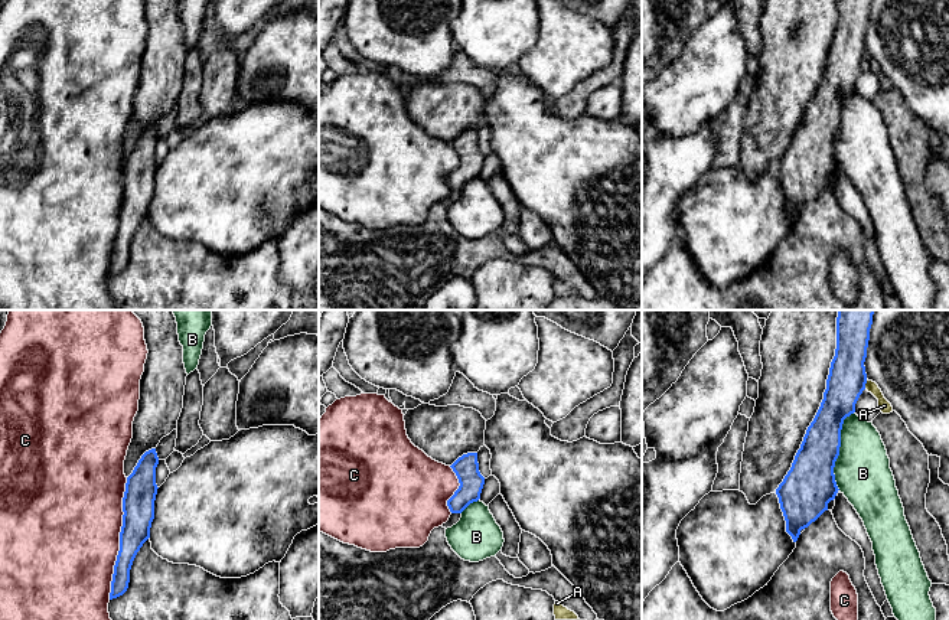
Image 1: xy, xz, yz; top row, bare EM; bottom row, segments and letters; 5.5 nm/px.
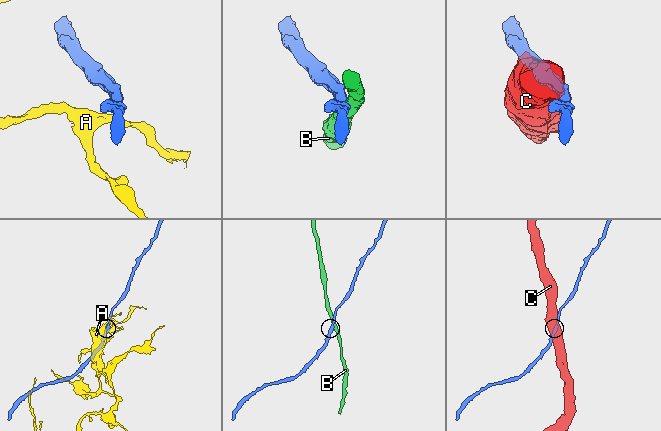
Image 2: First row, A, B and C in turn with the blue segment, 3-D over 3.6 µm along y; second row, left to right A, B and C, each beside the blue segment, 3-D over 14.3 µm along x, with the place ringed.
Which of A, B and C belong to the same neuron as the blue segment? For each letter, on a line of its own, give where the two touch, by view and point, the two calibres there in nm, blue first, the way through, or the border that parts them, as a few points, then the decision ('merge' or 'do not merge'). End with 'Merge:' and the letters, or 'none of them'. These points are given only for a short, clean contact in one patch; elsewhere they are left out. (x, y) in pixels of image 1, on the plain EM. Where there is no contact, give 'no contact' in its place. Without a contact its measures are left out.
A: yz (866, 59) | 220/70 nm | along yz (867, 56), (864, 65) | do not merge
B: yz (838, 127) | 280/320 nm | do not merge
C: xy (120, 215) | 180/500 nm | do not merge
Merge: none of them

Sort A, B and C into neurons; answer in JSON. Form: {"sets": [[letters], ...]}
{"sets": [["A"], ["B", "C"]]}

